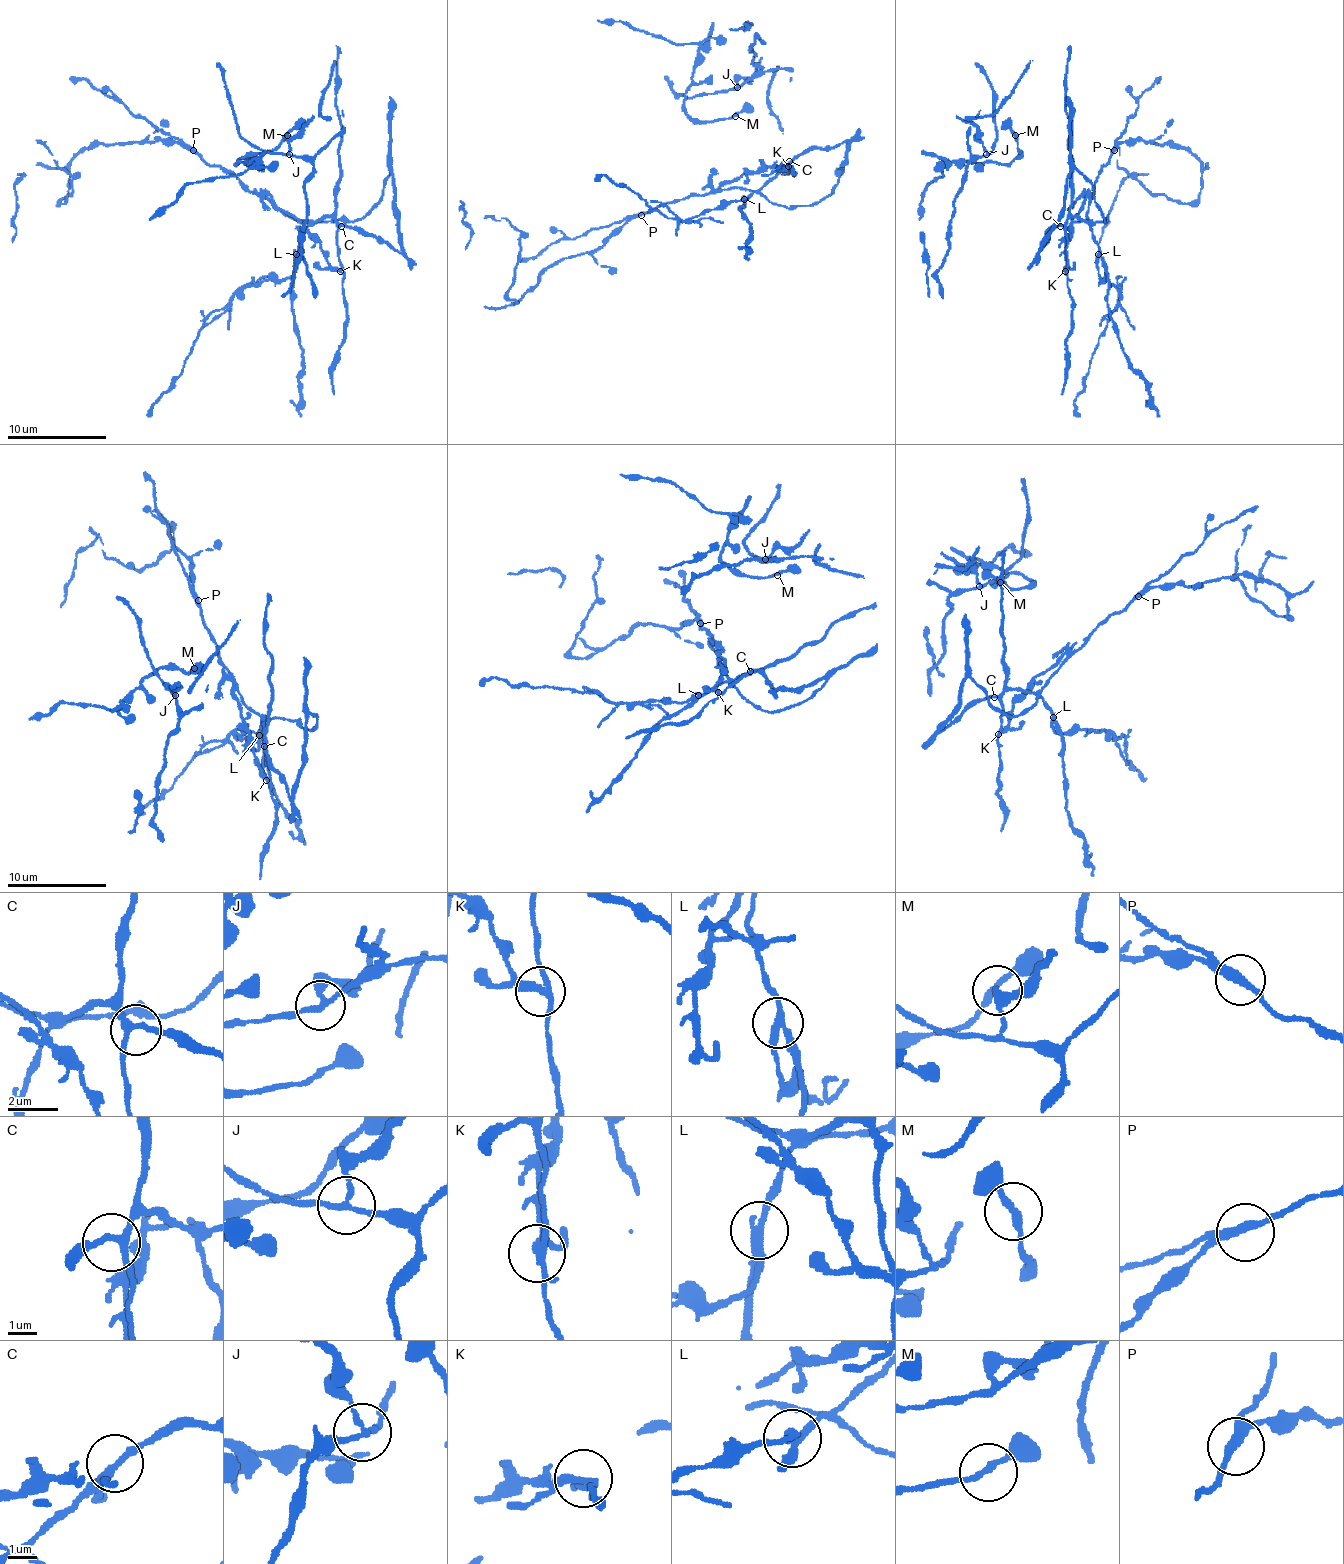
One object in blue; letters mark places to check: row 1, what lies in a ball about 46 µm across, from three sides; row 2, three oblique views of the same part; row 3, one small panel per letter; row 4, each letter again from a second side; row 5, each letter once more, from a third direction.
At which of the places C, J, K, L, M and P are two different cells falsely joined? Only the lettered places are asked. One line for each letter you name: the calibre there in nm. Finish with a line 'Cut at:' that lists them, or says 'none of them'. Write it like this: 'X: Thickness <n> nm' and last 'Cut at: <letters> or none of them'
J: Thickness 170 nm
K: Thickness 240 nm
L: Thickness 260 nm
Cut at: J, K, L

